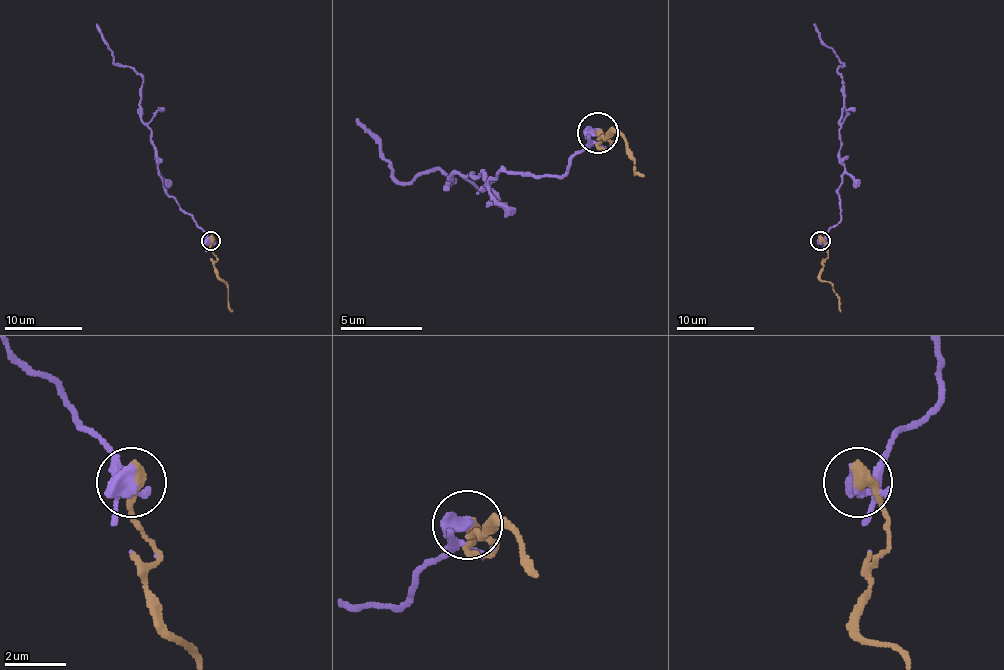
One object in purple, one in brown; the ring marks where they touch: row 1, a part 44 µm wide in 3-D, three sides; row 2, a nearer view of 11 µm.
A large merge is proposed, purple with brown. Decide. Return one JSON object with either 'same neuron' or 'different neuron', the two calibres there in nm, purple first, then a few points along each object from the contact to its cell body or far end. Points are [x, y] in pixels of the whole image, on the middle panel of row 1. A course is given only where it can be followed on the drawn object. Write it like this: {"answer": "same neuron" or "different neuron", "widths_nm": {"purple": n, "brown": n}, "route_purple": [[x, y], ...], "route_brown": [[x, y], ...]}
{"answer": "same neuron", "widths_nm": {"purple": 360, "brown": 440}, "route_purple": [[598, 132], [557, 177], [504, 169], [487, 185], [479, 173], [454, 181], [430, 169], [401, 181], [355, 119]], "route_brown": [[598, 132], [602, 148], [615, 132], [635, 160], [635, 173], [643, 177]]}

